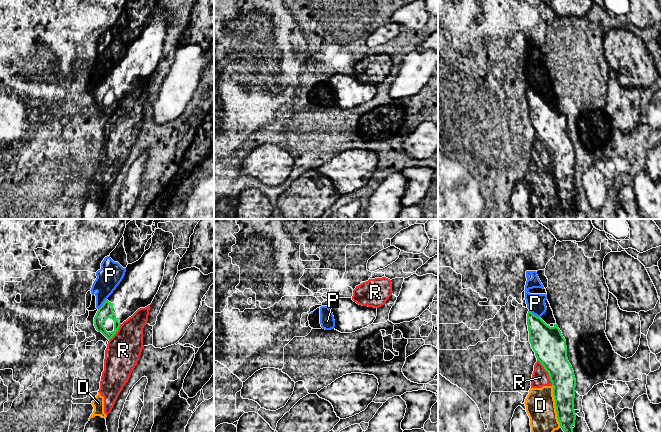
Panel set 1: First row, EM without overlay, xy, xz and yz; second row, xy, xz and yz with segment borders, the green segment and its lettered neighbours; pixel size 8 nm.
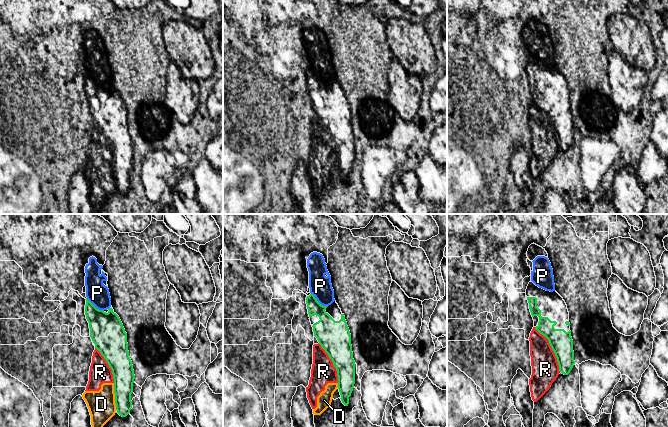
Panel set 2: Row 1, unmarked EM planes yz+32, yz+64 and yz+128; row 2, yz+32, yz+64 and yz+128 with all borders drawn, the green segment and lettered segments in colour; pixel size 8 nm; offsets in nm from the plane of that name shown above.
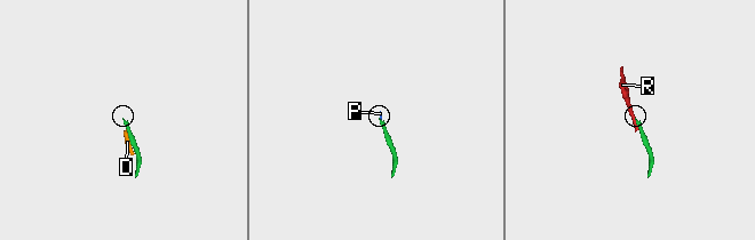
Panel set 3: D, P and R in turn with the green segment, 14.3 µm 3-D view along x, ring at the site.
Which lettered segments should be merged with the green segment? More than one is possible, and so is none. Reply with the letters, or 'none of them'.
none of them

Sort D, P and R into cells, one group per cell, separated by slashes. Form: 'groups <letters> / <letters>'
groups D R / P

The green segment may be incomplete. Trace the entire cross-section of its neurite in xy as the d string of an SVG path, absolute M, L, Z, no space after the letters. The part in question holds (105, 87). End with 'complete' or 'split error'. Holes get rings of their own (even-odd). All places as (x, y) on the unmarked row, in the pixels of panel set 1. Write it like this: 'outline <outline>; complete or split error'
outline M156 5L152 19L142 33L126 43L125 51L113 69L105 76L94 93L94 102L110 116L120 101L131 93L138 85L150 81L157 70L164 52L166 35L173 26L174 12L170 8Z; split error

